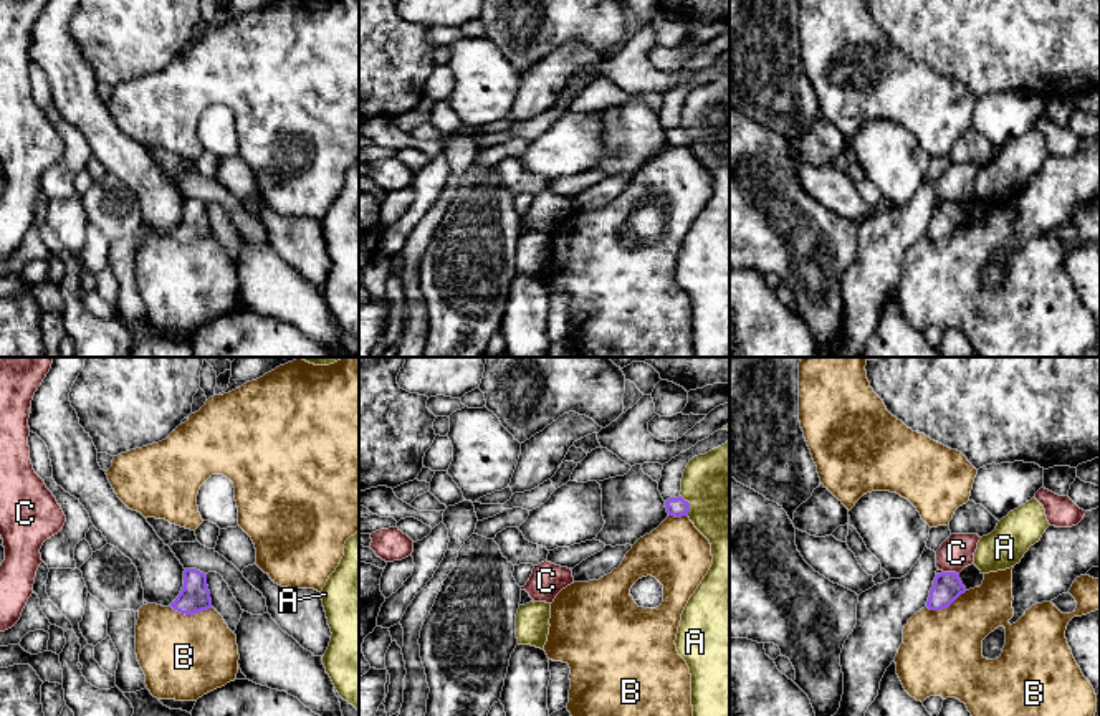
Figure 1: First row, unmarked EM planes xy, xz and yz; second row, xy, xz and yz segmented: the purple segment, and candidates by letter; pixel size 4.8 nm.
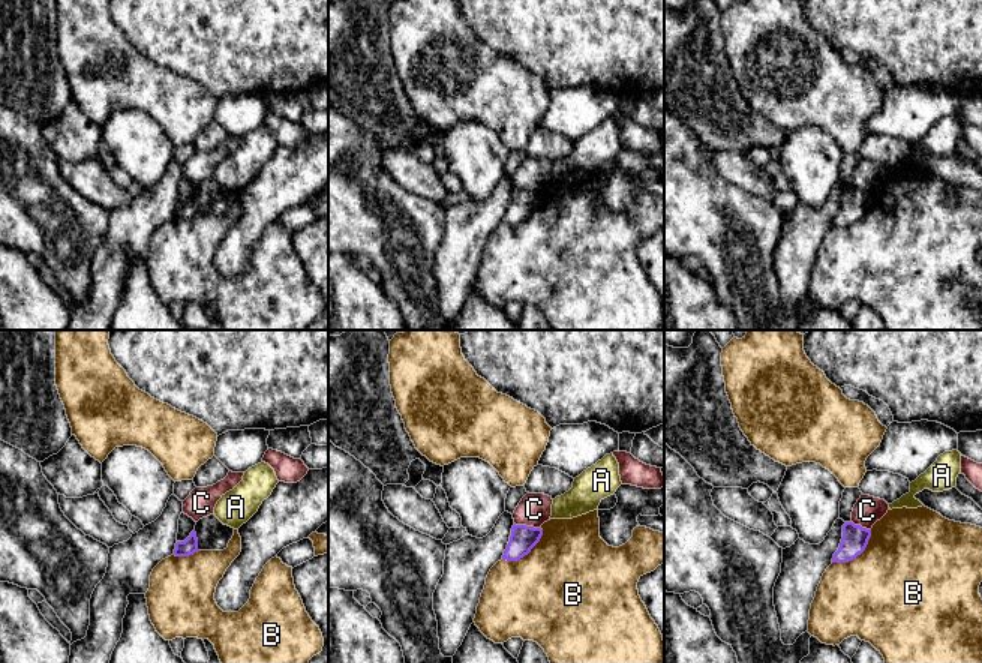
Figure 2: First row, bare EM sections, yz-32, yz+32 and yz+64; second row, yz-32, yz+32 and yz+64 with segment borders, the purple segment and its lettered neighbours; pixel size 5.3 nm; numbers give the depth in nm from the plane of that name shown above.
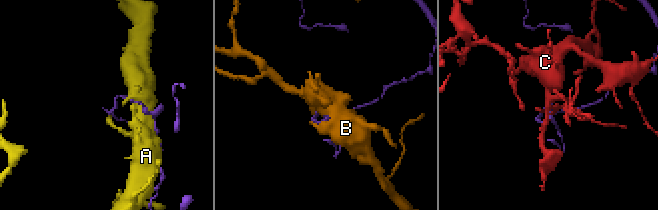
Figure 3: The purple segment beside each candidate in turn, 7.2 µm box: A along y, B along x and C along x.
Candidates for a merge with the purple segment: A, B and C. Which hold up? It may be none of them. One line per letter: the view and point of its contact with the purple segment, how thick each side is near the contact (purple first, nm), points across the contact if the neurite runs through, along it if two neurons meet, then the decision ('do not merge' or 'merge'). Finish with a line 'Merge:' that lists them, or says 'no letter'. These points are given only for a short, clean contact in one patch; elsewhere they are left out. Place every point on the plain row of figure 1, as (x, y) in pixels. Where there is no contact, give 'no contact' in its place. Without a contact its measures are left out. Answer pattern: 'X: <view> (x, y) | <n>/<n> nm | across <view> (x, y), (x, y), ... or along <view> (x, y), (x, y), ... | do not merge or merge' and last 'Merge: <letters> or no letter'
A: xz (688, 134) | 100/400 nm | do not merge
B: xy (192, 243) | 150/420 nm | do not merge
C: yz (951, 202) | 140/160 nm | along yz (943, 200), (958, 204) | do not merge
Merge: no letter

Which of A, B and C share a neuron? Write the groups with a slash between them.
A / B / C

